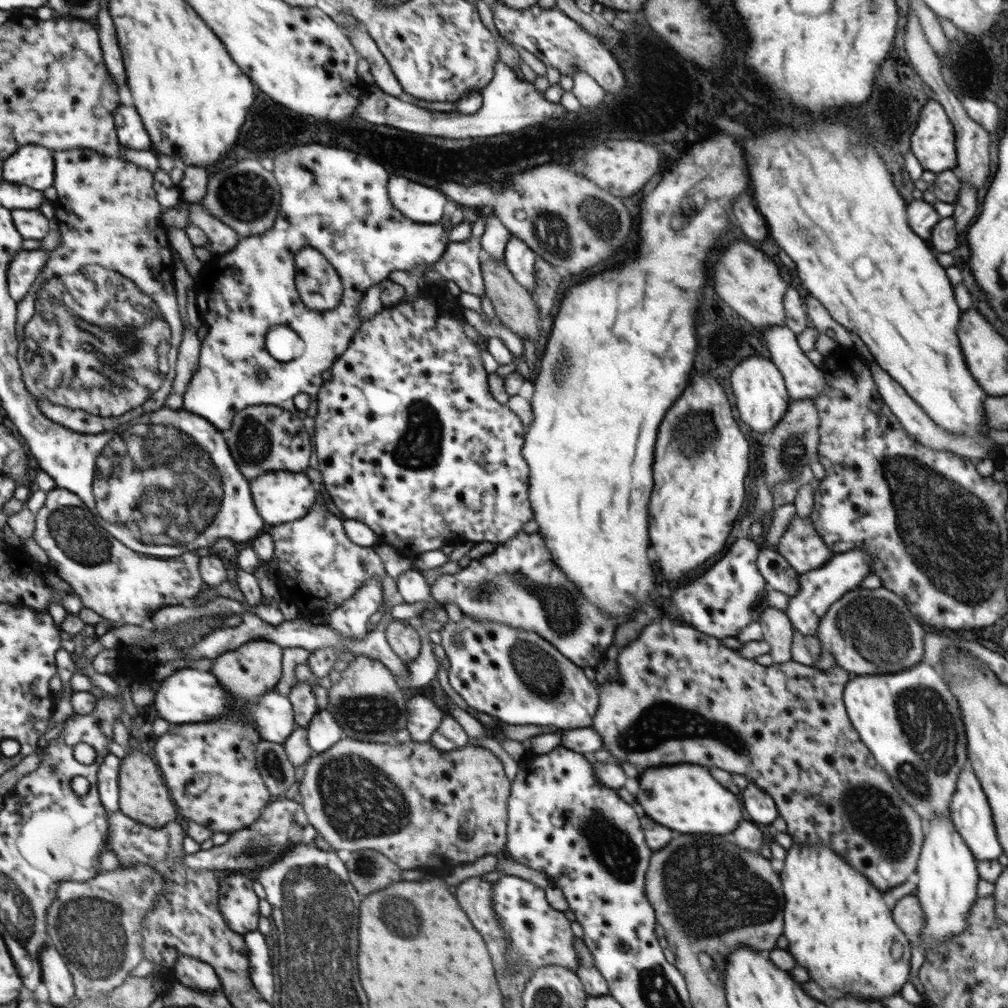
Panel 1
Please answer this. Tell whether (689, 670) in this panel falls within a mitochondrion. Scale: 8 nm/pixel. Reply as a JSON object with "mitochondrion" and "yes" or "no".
{"mitochondrion":"no"}

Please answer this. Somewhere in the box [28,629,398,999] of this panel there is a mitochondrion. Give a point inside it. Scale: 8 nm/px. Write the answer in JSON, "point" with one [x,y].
{"point":[92,931]}

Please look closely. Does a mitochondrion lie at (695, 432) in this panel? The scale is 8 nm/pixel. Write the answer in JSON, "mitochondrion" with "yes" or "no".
{"mitochondrion":"yes"}

